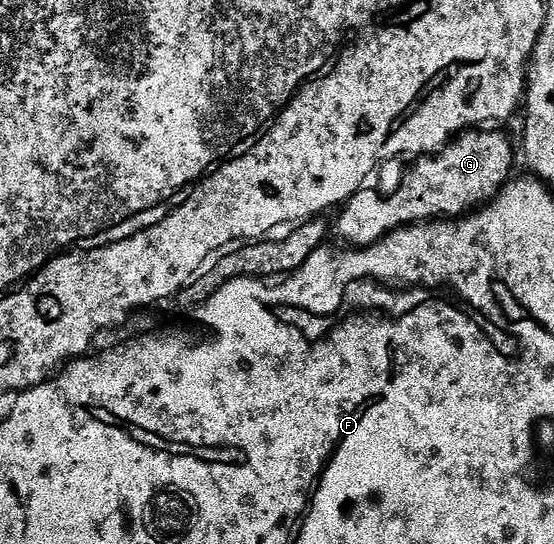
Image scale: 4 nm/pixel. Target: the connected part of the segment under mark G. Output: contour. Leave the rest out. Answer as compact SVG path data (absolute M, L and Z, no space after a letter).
M501 129L464 130L433 154L415 157L414 167L407 172L398 190L387 198L371 188L349 195L348 201L337 211L338 223L335 226L333 223L333 233L335 230L346 241L343 243L361 248L371 246L401 226L460 218L479 209L502 191L514 166L514 150L498 130Z

